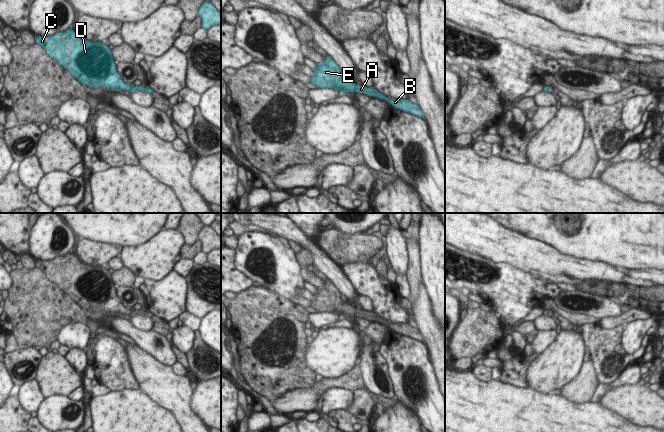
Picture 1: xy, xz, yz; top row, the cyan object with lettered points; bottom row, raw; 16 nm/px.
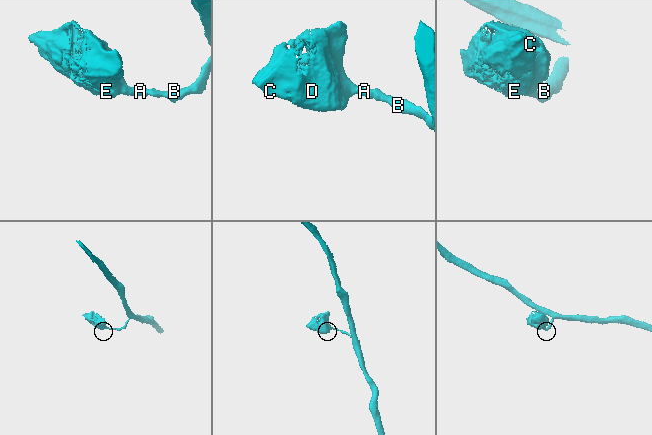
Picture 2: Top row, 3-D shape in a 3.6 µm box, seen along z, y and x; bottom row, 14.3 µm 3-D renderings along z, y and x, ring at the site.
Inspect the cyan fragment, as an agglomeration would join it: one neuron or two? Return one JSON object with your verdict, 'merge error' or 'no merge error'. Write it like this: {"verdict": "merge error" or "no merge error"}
{"verdict": "no merge error"}

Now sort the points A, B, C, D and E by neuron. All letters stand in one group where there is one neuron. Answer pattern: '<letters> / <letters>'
A B C D E

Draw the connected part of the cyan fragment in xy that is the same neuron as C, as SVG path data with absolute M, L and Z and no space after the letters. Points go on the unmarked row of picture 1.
M71 252L48 261L35 259L35 264L51 282L57 284L83 309L93 312L101 310L114 315L126 314L131 317L154 316L148 310L136 311L124 307L108 270L82 263Z

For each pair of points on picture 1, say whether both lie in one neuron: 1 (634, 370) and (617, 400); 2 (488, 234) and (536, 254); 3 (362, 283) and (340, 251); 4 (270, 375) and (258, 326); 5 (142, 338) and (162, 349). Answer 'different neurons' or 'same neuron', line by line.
1: different neurons
2: same neuron
3: different neurons
4: same neuron
5: same neuron

